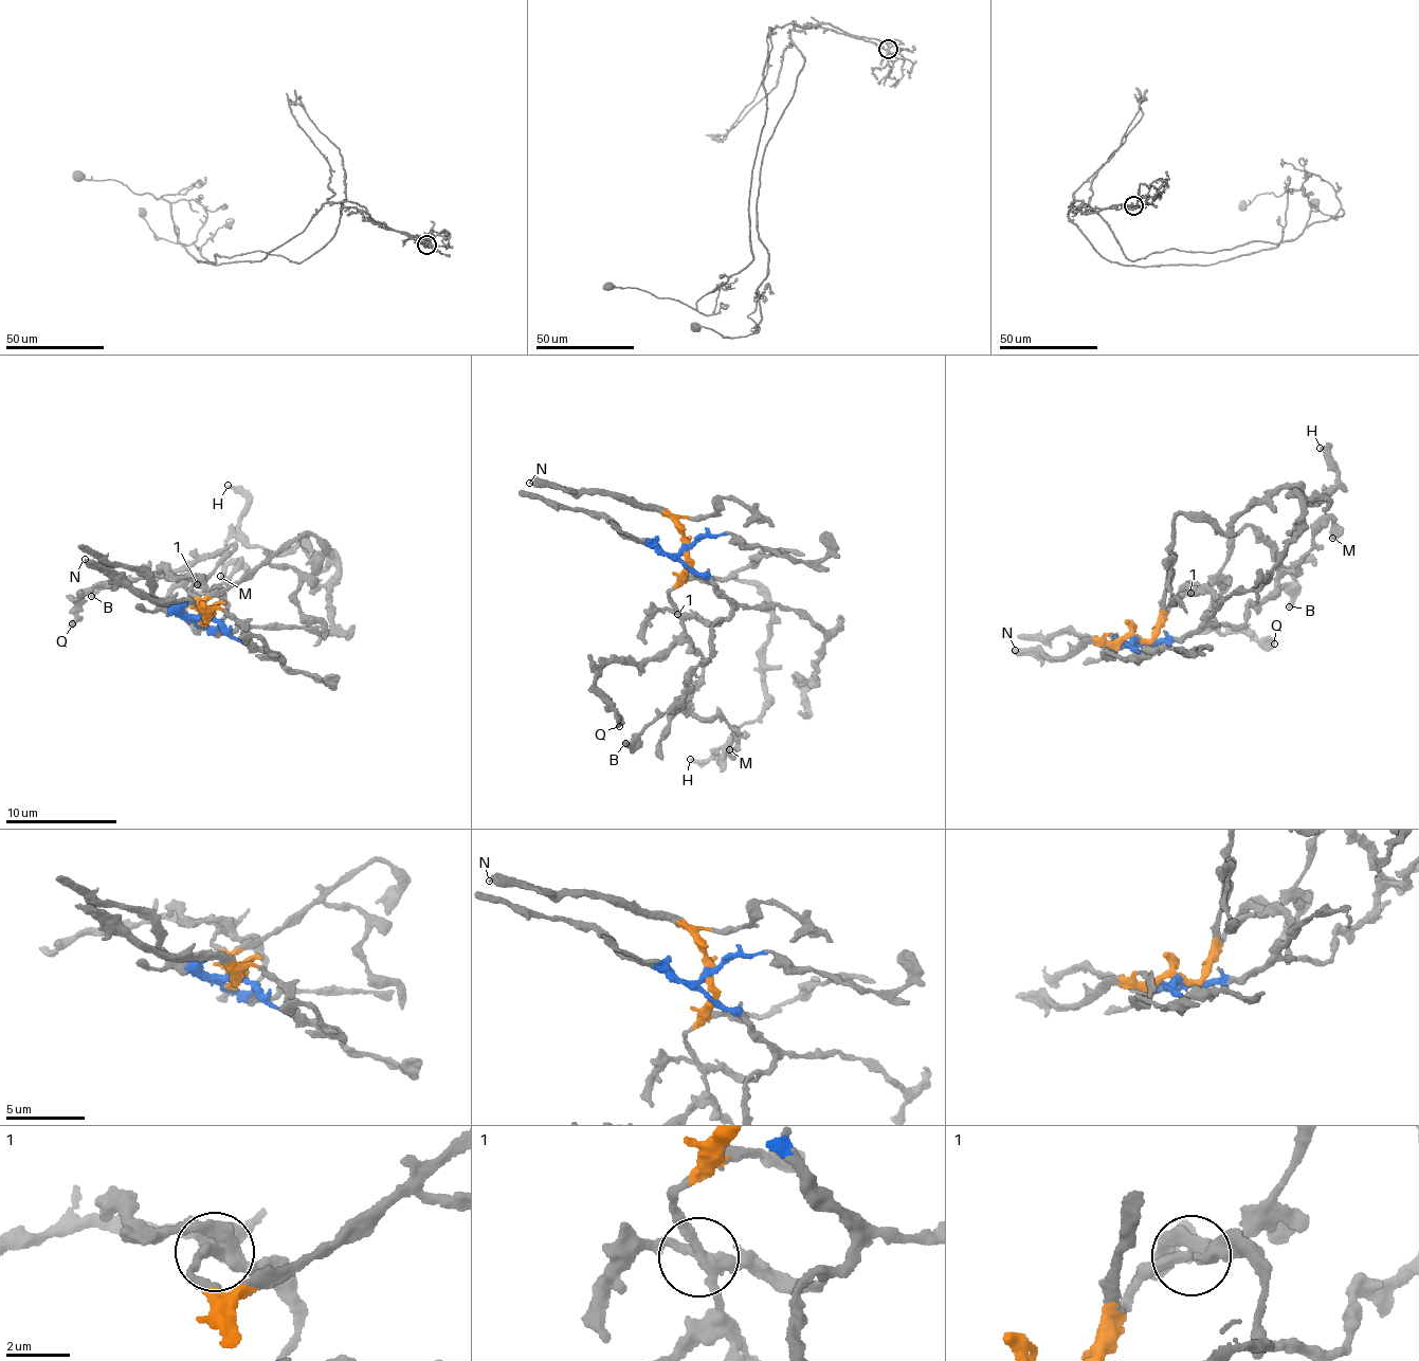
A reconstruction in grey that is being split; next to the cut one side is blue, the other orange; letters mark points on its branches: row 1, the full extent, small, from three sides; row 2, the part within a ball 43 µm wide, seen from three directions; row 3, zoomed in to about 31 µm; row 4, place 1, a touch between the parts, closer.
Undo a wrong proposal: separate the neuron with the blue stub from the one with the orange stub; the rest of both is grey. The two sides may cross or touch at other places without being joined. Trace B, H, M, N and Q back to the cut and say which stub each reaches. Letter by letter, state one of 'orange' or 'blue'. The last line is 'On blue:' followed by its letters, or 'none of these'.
B: blue
H: orange
M: blue
N: orange
Q: orange
On blue: B, M

